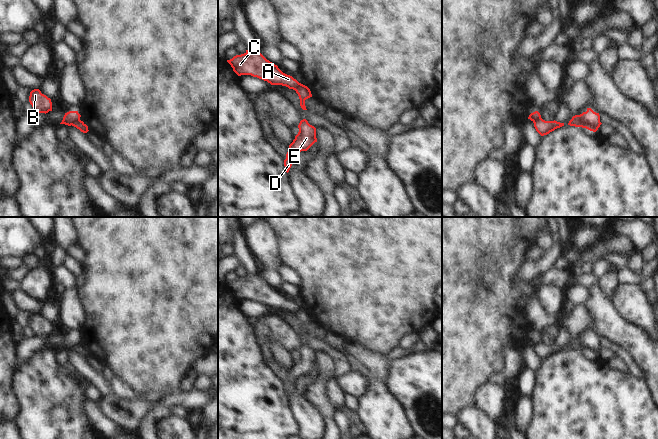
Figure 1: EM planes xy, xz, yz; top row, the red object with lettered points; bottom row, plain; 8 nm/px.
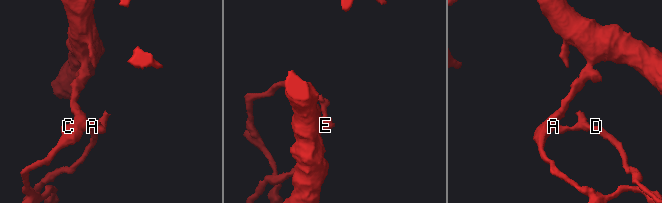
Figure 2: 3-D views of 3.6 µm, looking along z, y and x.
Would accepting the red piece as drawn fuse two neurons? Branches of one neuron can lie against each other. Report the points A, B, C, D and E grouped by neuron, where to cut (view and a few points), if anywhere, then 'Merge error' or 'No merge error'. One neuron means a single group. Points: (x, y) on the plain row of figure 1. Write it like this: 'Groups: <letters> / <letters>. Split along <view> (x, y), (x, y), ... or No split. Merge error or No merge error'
Groups: A B C / D E. Split along xy (79, 343), (71, 348). Merge error.

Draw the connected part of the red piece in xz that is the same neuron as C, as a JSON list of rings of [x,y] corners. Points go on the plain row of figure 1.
[[[246,274],[244,278],[236,279],[227,286],[238,300],[251,299],[271,309],[282,309],[293,314],[302,309],[292,300],[283,297],[277,289],[267,284],[258,274]]]

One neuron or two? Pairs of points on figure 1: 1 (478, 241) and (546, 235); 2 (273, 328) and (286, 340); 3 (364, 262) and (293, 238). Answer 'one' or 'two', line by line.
1: two
2: one
3: one

